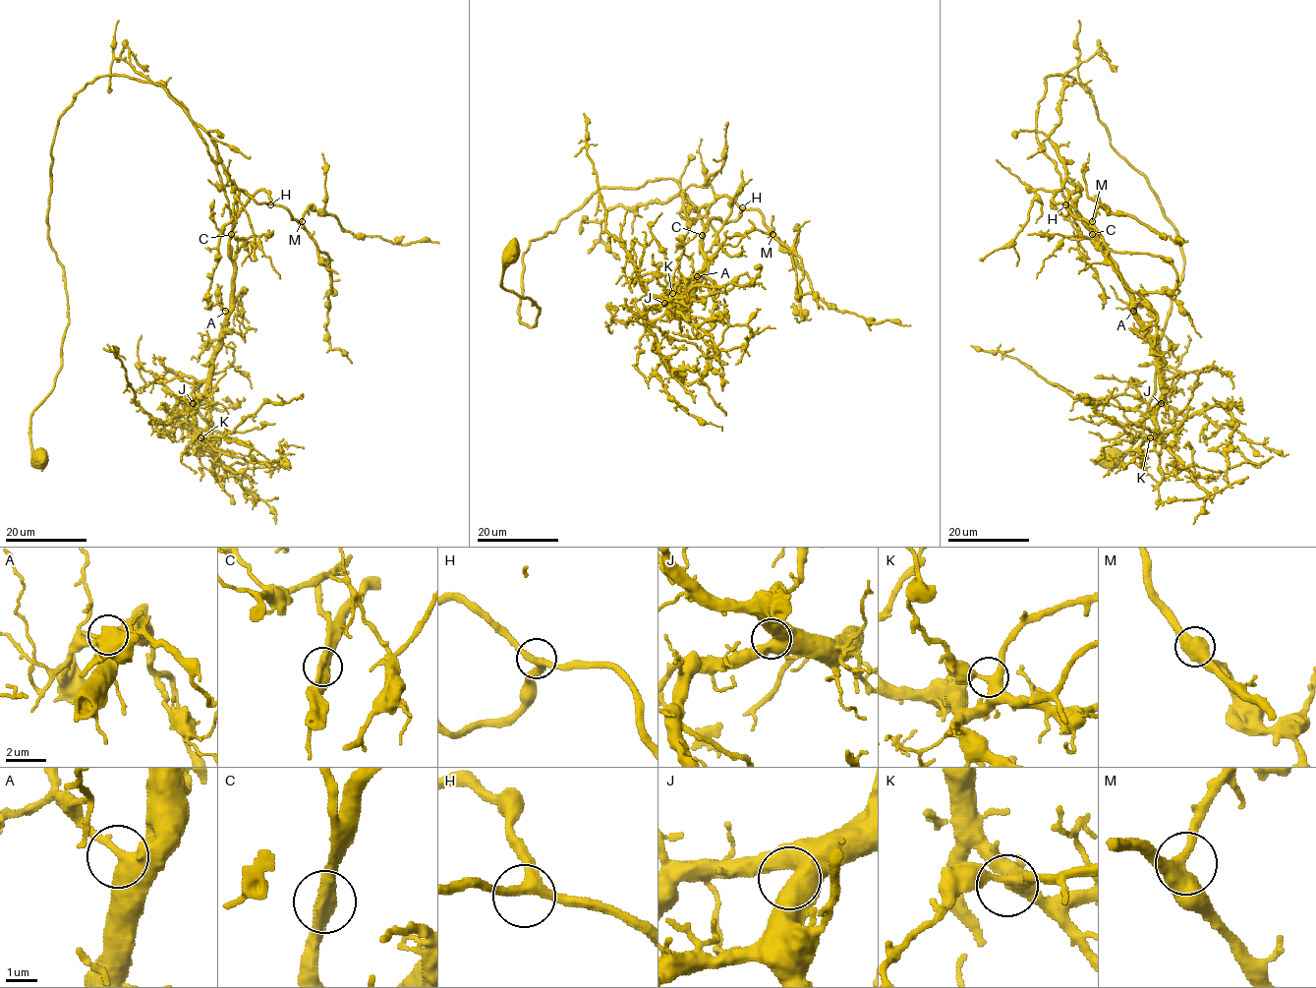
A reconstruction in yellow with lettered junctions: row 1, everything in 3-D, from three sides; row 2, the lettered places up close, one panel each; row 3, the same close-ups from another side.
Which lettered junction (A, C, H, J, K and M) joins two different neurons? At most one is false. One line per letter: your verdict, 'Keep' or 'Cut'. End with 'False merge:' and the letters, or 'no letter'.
A: Keep
C: Keep
H: Keep
J: Keep
K: Keep
M: Keep
False merge: no letter

